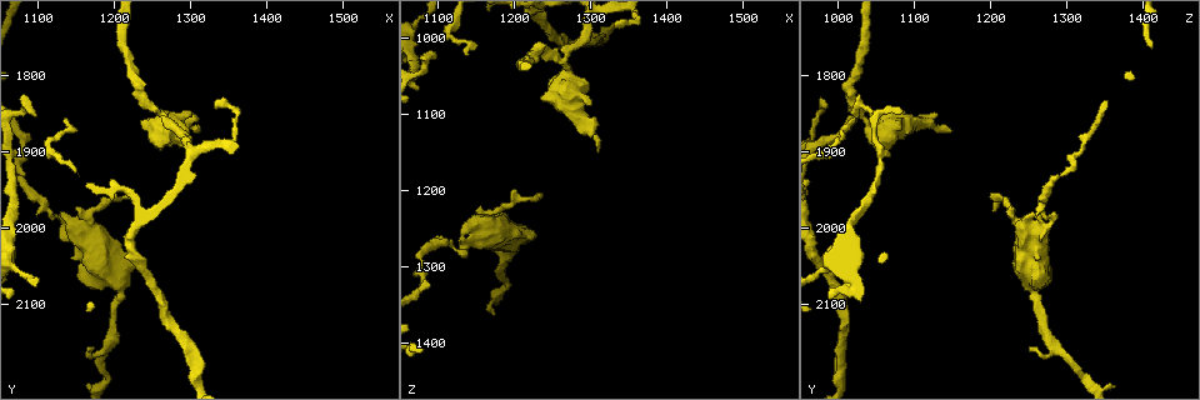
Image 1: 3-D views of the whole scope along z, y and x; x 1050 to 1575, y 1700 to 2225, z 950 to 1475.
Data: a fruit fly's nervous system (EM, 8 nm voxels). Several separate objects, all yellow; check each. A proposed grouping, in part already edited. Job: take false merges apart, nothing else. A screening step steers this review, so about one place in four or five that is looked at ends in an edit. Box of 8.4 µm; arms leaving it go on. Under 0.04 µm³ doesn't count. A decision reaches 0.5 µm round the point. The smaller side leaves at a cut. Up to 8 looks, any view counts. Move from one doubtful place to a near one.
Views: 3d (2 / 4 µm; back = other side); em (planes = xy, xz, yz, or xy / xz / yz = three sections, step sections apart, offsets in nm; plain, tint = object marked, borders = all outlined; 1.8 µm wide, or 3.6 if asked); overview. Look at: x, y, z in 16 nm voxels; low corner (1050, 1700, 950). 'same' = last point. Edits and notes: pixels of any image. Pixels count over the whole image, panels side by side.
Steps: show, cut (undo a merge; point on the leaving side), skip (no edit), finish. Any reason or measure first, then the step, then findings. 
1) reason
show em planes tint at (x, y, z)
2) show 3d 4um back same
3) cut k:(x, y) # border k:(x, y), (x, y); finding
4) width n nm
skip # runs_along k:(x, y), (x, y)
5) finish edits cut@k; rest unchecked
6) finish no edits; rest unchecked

a narrow waist
show em planes tint at (1200, 2110, 1260)

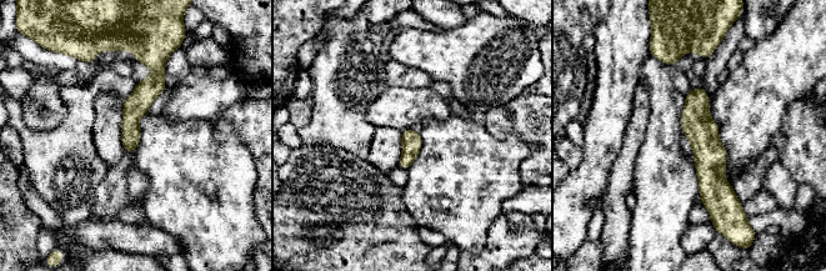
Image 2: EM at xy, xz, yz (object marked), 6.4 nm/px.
skip # runs_along 2:(699, 91), (711, 209); continuous, no second neuron

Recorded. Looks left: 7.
calibre changes
show em 3.6um planes tint at (1150, 2005, 1265)

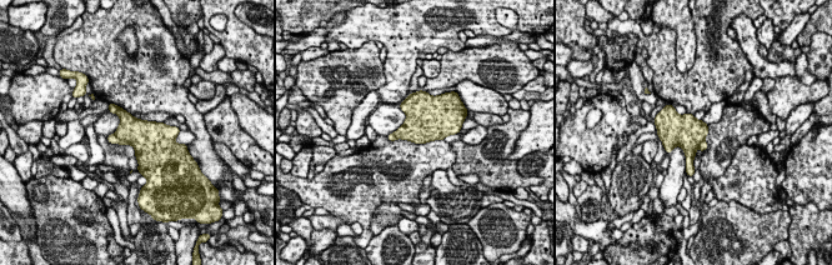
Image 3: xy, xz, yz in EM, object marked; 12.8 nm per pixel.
width 420 nm
cut 3:(111, 139) # a second neuron is stuck on

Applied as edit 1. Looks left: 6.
sharp bend
show 3d 4um back at (1270, 1870, 1060)

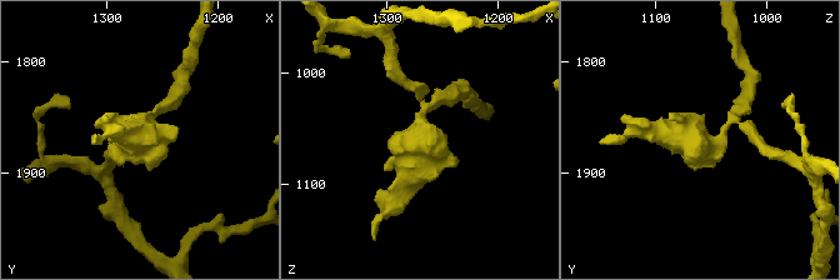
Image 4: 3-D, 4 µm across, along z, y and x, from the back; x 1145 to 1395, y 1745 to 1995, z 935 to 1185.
need the tissue
show em 3.6um xy step 4 tint at (1272, 1870, 1058)

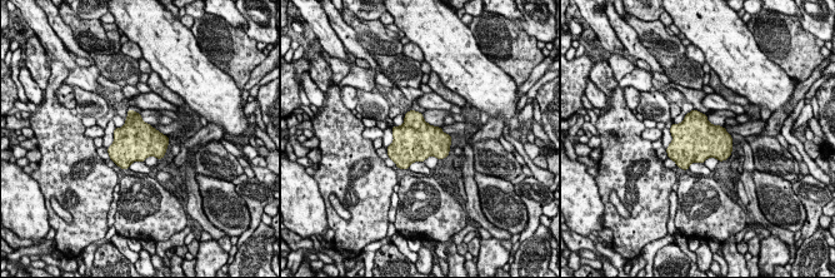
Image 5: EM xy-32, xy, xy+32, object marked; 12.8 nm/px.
show em 3.6um planes tint same

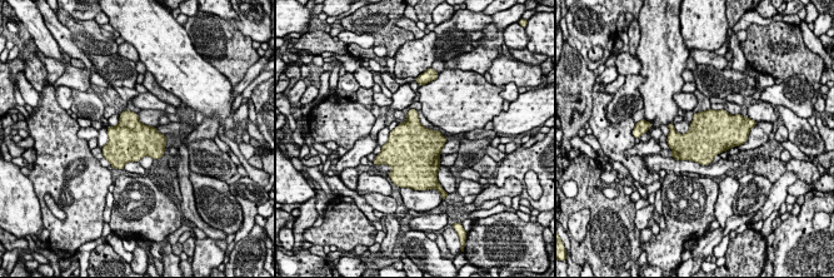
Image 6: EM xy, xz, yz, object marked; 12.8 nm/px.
skip # all the same neuron

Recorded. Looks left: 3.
finish edits cut@3; rest unchecked

